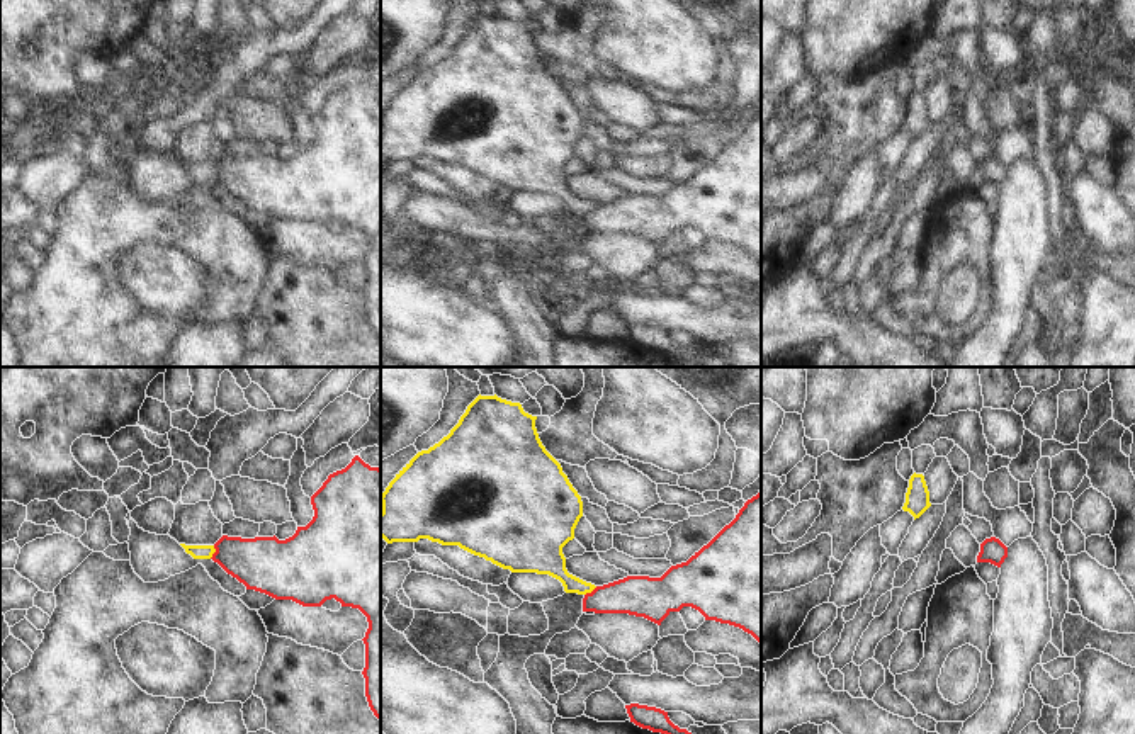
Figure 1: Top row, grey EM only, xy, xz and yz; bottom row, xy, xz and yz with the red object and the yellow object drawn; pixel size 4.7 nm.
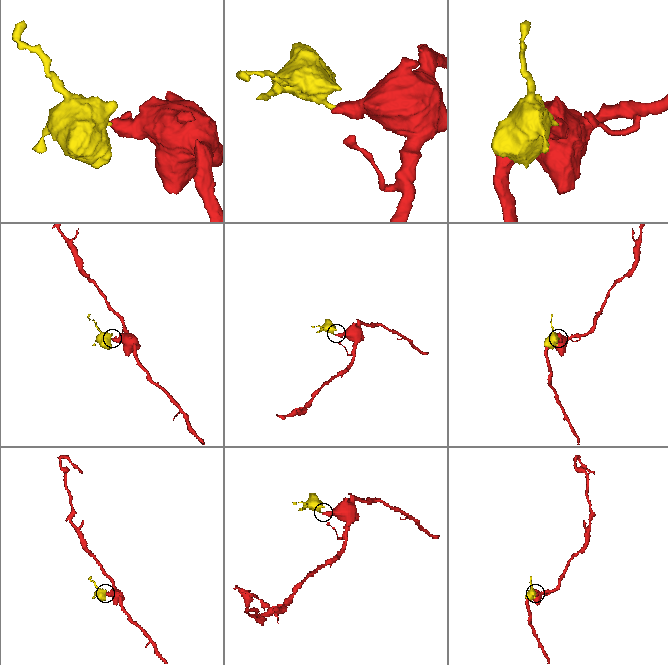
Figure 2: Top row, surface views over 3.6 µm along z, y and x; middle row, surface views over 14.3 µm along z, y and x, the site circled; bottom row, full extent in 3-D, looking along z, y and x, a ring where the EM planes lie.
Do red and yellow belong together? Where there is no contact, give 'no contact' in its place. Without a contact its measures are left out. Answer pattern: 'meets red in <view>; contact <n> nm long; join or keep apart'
meets red in xy; contact 70 nm long; keep apart

